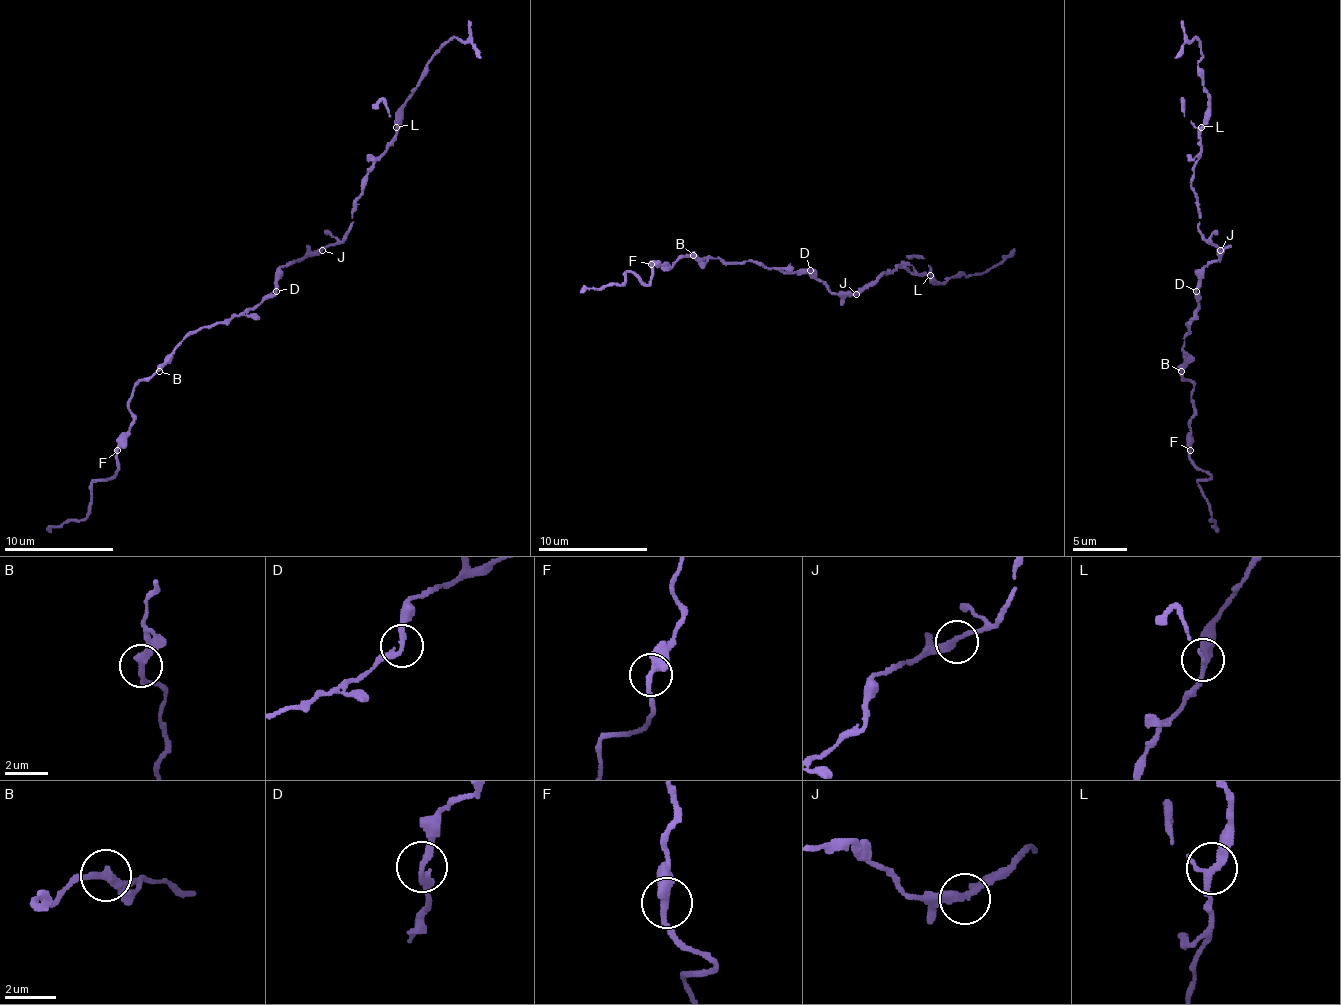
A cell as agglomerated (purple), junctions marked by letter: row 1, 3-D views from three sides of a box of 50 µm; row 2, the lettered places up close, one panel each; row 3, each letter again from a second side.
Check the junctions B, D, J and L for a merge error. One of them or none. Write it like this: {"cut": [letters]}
{"cut": []}

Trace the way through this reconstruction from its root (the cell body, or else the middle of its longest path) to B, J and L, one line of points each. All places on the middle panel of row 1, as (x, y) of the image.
B: (807, 272), (782, 272), (755, 261), (722, 261), (711, 256), (703, 259), (692, 256)
J: (807, 272), (837, 294), (856, 294)
L: (807, 272), (837, 294), (854, 294), (881, 272), (889, 272), (897, 264), (919, 275), (930, 275)

